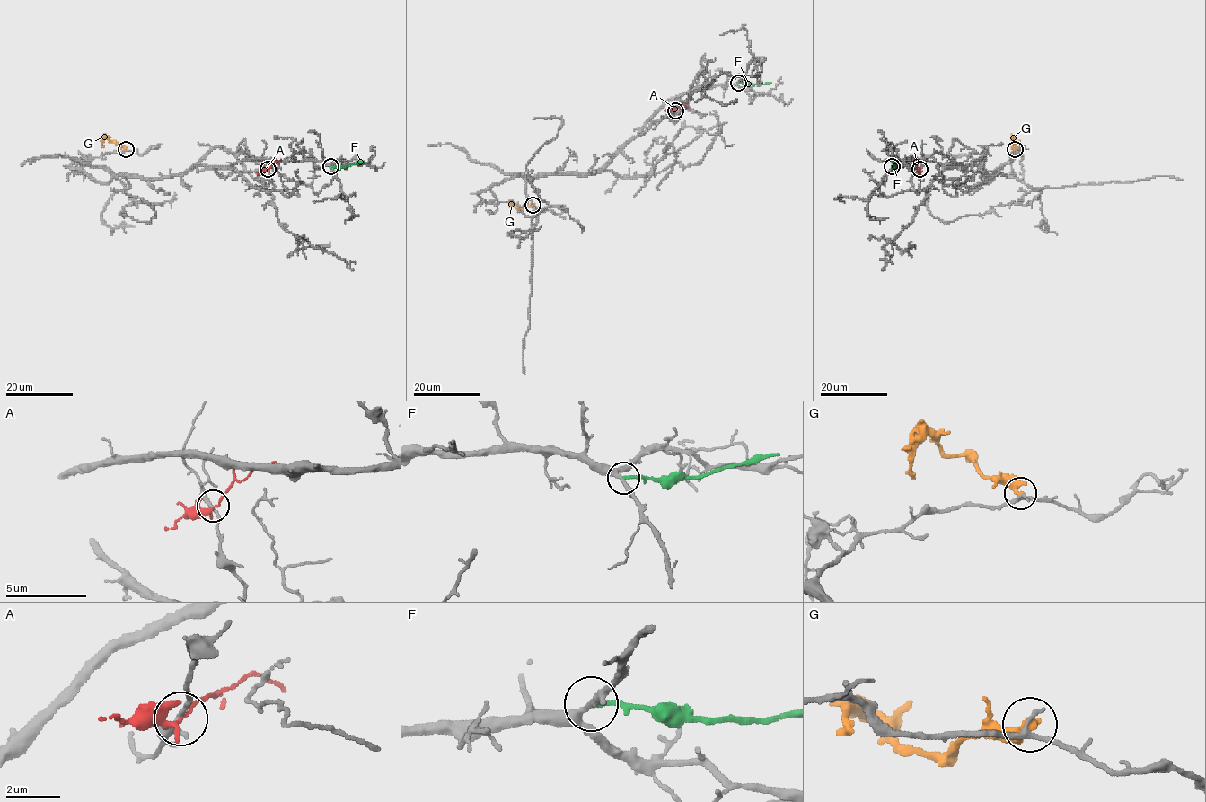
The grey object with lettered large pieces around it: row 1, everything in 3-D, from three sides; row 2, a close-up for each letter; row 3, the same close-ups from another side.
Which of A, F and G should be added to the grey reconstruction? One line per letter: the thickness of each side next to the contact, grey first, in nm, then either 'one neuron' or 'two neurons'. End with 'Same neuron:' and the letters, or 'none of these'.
A: 200 nm thick on the grey side, 200 nm on the other; two neurons
F: 220 nm thick on the grey side, 200 nm on the other; two neurons
G: 200 nm thick on the grey side, 440 nm on the other; two neurons
Same neuron: none of these

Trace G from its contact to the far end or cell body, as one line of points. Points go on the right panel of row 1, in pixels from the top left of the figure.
G: (1014, 149), (1017, 142), (1013, 137), (1015, 146)

